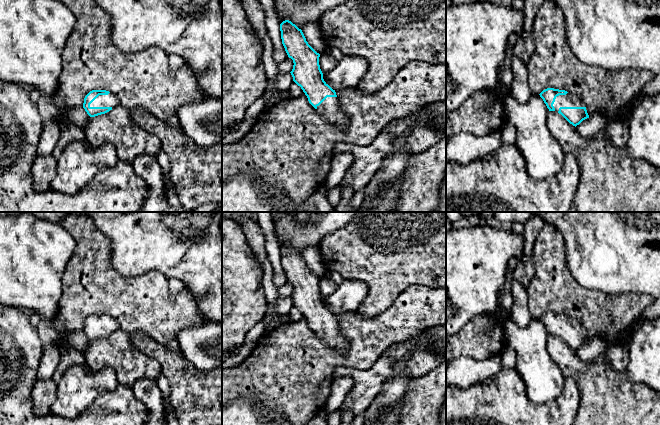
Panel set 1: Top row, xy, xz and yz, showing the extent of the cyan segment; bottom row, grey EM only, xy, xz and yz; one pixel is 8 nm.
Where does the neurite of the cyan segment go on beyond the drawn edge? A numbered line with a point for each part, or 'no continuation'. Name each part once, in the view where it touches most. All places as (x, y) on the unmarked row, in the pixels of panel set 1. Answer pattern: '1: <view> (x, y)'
1: xy (110, 324)

